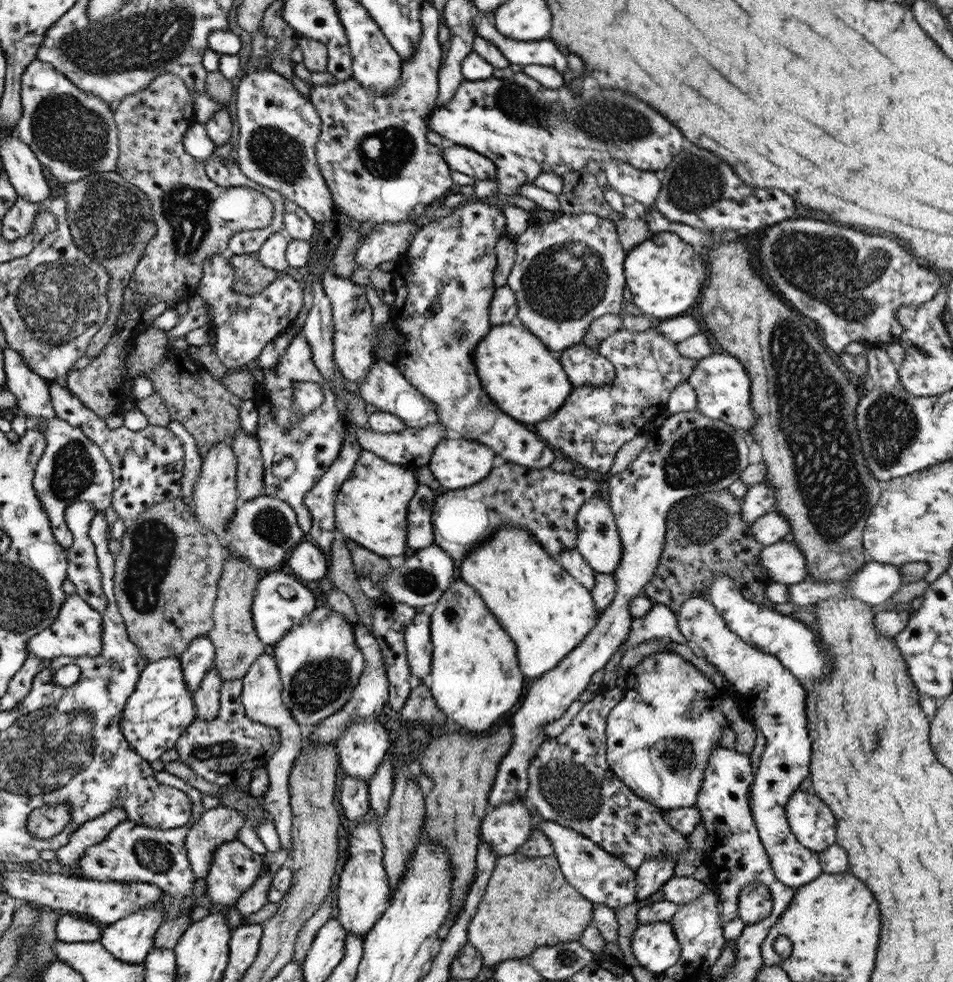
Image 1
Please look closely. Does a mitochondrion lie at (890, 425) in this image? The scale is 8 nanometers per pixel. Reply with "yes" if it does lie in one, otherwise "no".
yes

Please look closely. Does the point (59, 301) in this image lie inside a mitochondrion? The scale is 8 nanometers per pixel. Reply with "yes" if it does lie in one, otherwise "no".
yes

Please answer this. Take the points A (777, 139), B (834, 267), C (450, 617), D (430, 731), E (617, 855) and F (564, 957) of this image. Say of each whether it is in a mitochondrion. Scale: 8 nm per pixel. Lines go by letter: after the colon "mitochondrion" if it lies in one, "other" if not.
A: other
B: mitochondrion
C: mitochondrion
D: other
E: other
F: other

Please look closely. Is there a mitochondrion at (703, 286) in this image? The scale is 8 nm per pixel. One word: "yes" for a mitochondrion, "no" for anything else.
no

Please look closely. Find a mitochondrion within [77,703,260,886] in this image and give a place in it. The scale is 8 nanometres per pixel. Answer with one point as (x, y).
(150, 855)

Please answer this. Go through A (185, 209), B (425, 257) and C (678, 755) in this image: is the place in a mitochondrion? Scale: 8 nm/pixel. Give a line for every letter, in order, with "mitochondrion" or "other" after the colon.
A: mitochondrion
B: other
C: mitochondrion

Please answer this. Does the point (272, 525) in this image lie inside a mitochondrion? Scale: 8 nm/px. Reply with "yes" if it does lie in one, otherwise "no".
yes

